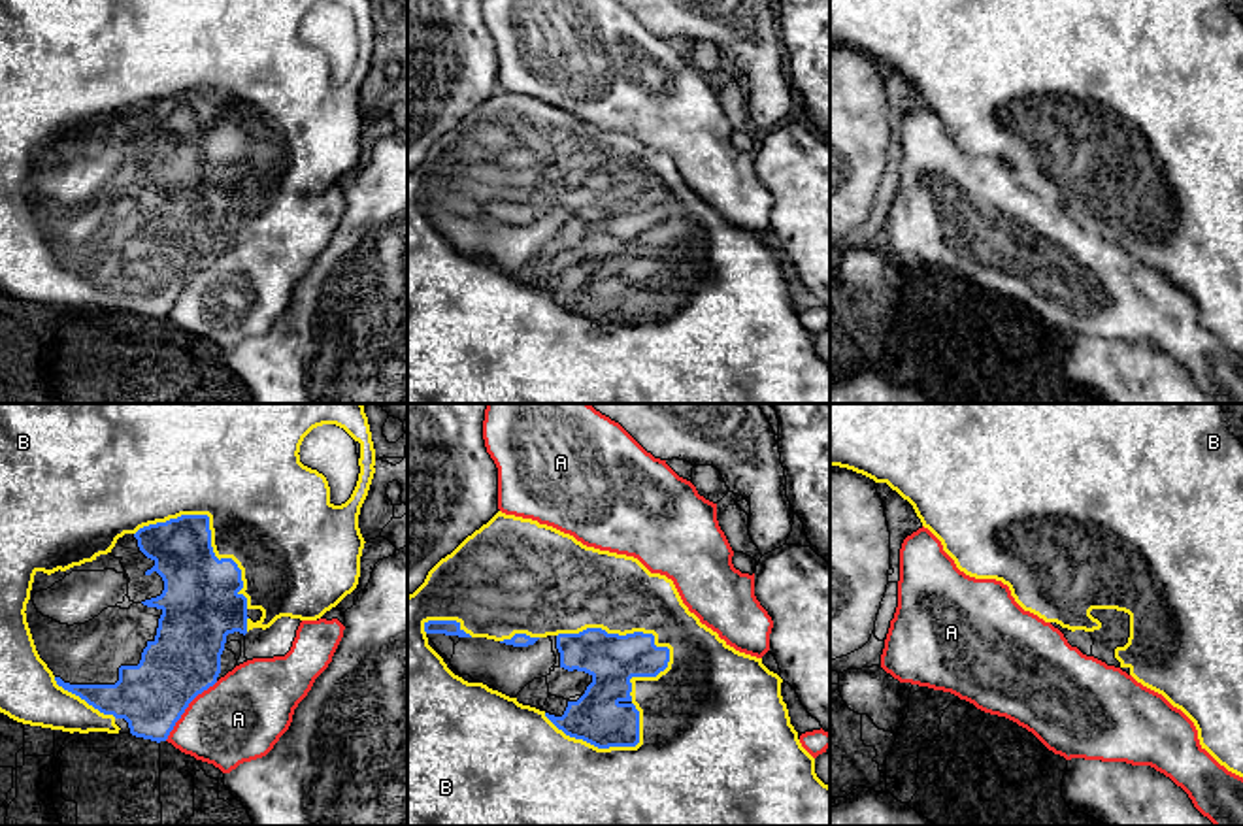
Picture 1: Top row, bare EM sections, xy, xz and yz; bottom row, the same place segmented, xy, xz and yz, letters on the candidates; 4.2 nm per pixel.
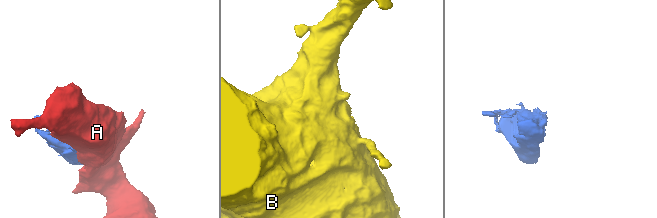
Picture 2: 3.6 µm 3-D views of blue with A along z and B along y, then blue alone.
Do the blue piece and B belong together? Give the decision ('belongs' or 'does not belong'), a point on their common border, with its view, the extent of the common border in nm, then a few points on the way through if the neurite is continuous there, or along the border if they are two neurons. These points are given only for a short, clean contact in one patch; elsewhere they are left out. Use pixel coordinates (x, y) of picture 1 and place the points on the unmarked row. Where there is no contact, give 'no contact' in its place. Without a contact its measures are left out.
belongs; contact xz (638, 310); length 600 nm

